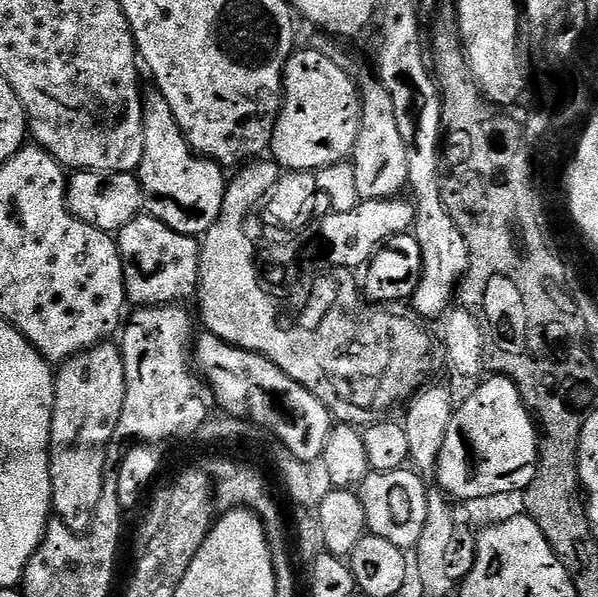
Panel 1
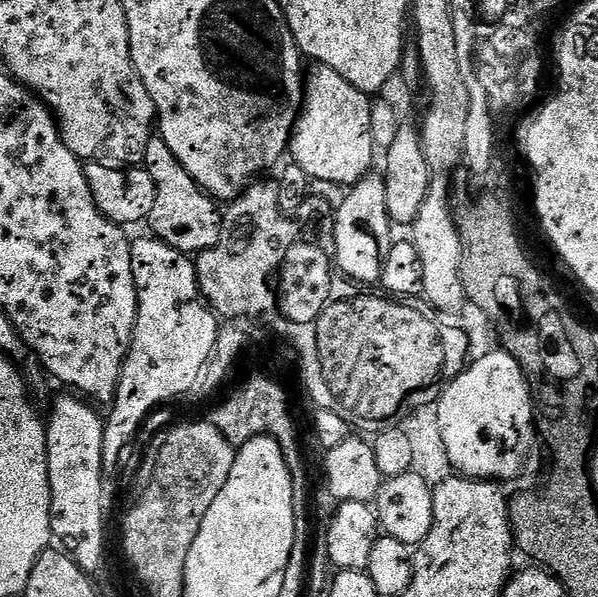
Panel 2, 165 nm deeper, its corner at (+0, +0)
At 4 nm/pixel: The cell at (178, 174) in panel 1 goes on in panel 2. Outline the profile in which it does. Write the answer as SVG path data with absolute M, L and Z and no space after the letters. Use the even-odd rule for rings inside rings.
M156 138L146 150L142 161L143 167L156 183L156 205L150 217L151 230L159 239L173 244L179 252L199 254L221 243L220 212L217 201L209 196L194 178L178 162L164 141Z

